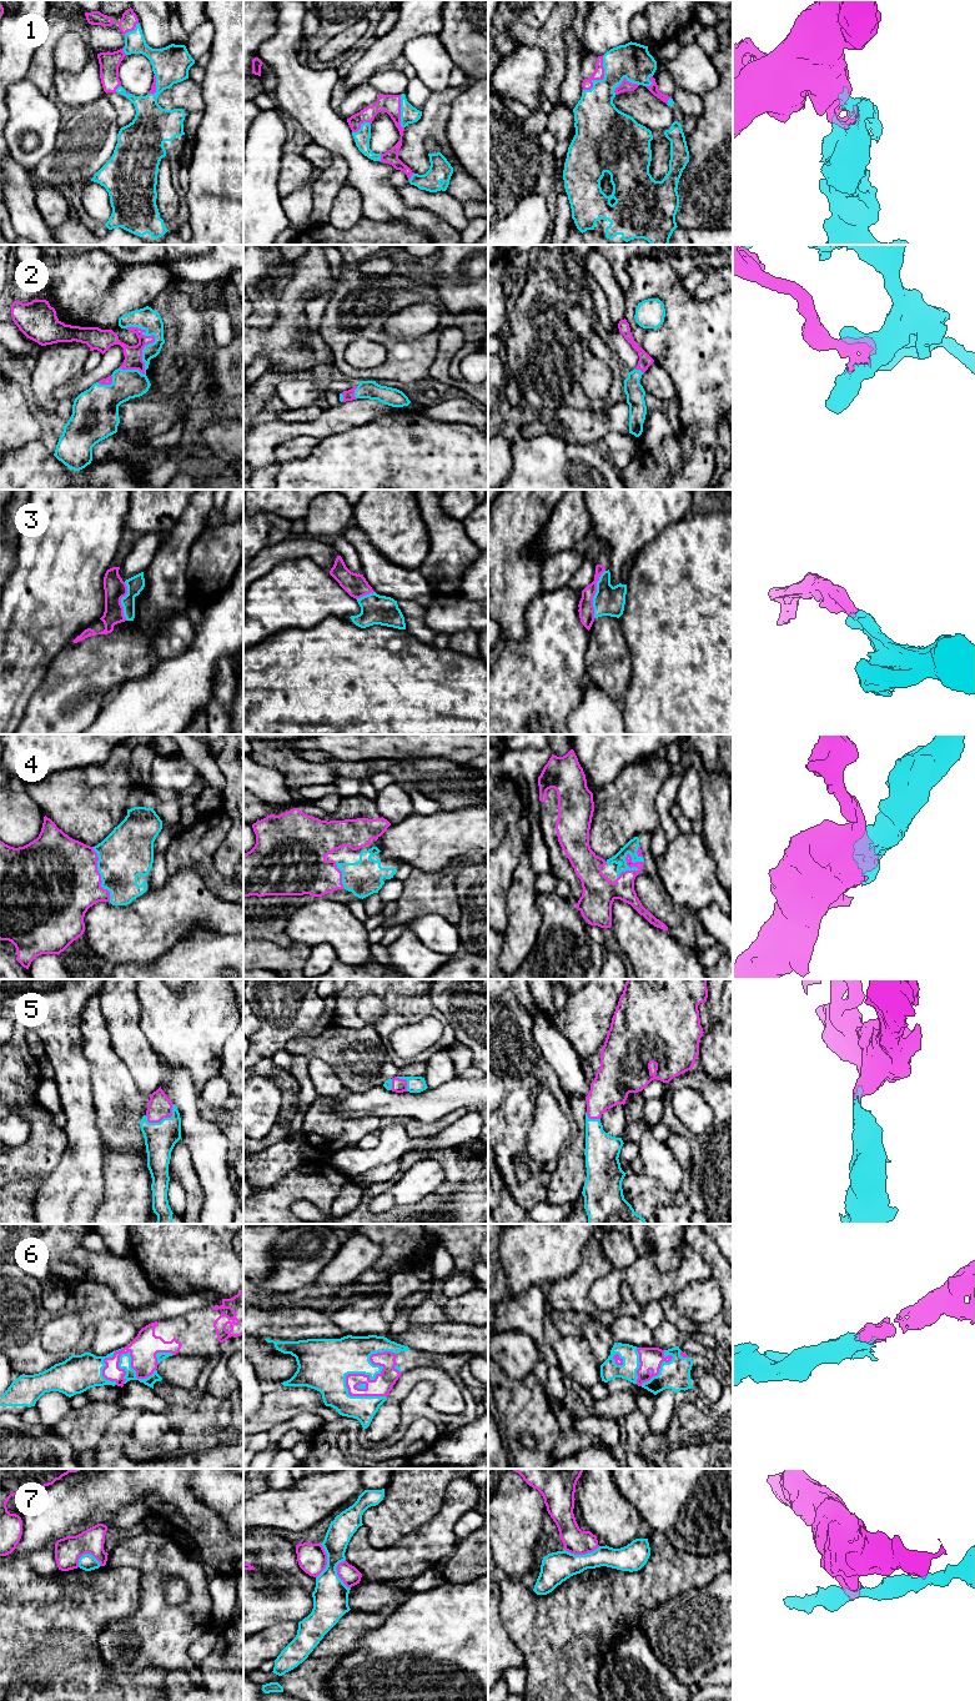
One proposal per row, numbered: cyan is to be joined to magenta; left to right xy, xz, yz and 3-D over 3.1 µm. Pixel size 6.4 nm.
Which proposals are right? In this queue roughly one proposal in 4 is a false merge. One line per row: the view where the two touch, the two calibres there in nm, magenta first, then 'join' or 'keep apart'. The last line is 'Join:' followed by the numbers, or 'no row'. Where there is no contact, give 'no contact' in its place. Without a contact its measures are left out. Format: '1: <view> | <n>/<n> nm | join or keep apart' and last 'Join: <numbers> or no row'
1: yz | 70/280 nm | join
2: xy | 110/190 nm | join
3: yz | 100/190 nm | join
4: yz | 180/80 nm | join
5: xy | 160/200 nm | join
6: xz | 130/240 nm | join
7: yz | 160/200 nm | keep apart
Join: 1, 2, 3, 4, 5, 6

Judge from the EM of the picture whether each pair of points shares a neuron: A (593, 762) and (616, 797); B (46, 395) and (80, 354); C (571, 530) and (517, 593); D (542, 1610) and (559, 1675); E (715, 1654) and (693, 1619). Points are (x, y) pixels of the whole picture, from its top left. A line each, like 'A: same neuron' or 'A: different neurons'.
A: different neurons
B: same neuron
C: different neurons
D: same neuron
E: same neuron

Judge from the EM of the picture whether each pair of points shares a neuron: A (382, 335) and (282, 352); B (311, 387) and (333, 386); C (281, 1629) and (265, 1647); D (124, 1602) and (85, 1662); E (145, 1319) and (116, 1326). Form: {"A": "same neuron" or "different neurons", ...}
{"A": "different neurons", "B": "different neurons", "C": "same neuron", "D": "same neuron", "E": "different neurons"}

